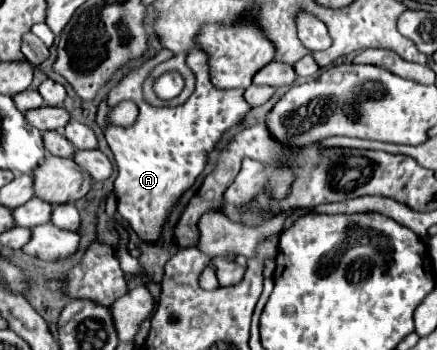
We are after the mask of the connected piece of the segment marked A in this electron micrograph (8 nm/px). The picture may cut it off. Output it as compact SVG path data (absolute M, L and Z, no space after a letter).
M161 50L155 58L145 62L139 70L129 72L117 86L111 88L107 104L117 106L123 100L133 100L139 106L139 116L133 126L107 126L105 138L115 154L117 178L115 178L115 198L117 212L141 238L153 242L161 234L161 226L177 202L177 198L195 182L207 164L207 154L213 150L221 134L249 112L249 104L243 100L243 90L217 90L209 80L207 54L193 50L187 54L187 66L191 66L197 86L189 100L175 108L155 108L143 100L141 86L151 70L169 60L173 54Z

